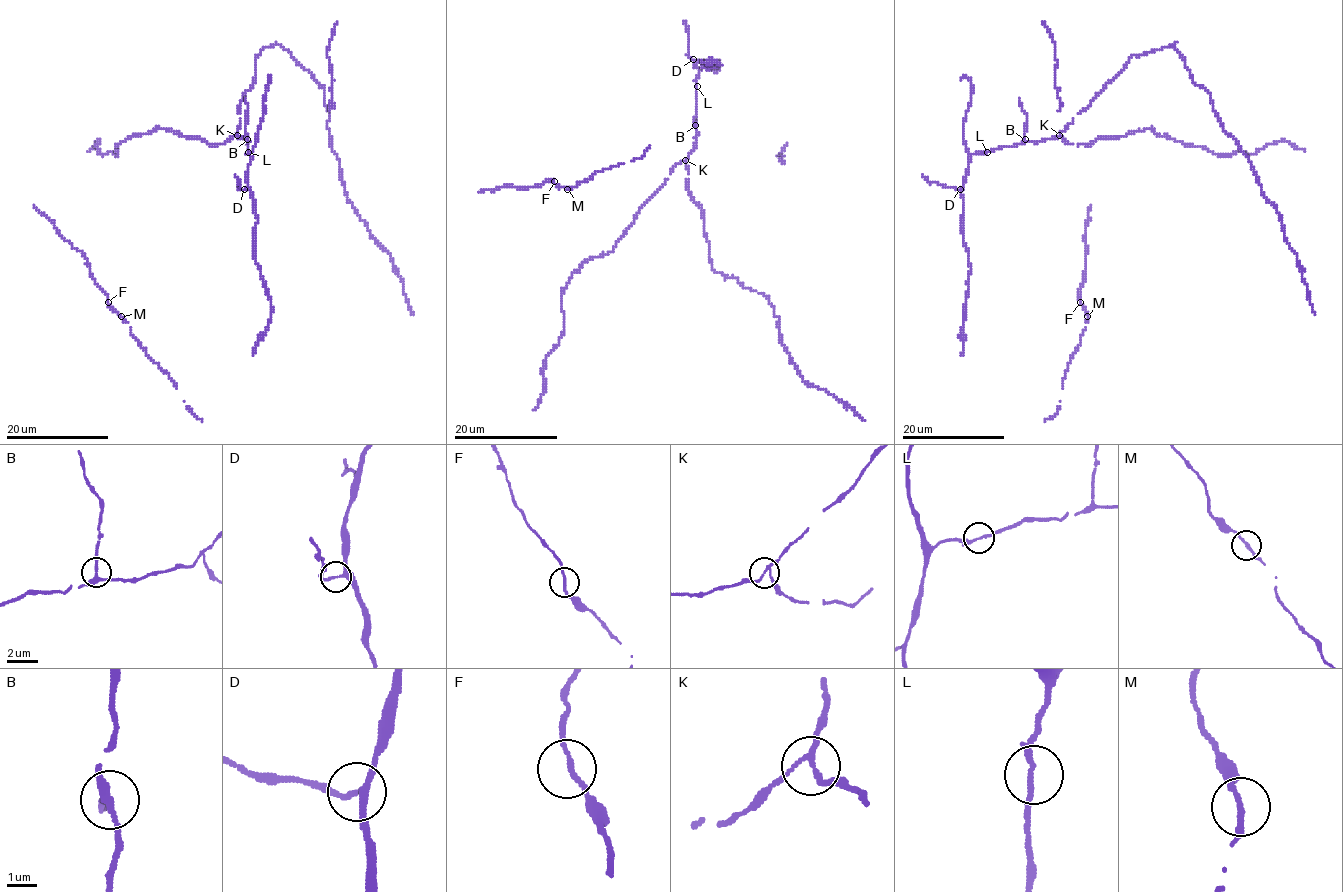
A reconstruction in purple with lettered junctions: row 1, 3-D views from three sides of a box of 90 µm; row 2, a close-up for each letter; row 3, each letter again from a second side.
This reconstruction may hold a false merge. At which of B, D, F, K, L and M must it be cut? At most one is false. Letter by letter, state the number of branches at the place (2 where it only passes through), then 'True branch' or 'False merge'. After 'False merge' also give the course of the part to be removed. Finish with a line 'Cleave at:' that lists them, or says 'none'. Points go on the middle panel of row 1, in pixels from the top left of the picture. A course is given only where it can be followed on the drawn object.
B: Branches: 3. True branch
D: Branches: 3. True branch
F: Branches: 2. True branch
K: Branches: 3. True branch
L: Branches: 2. True branch
M: Branches: 2. True branch
Cleave at: none

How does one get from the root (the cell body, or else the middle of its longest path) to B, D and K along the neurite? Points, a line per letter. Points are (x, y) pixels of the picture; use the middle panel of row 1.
B: (695, 86), (695, 125)
D: (695, 86), (699, 69), (693, 59)
K: (695, 86), (697, 137), (694, 150), (685, 160)

